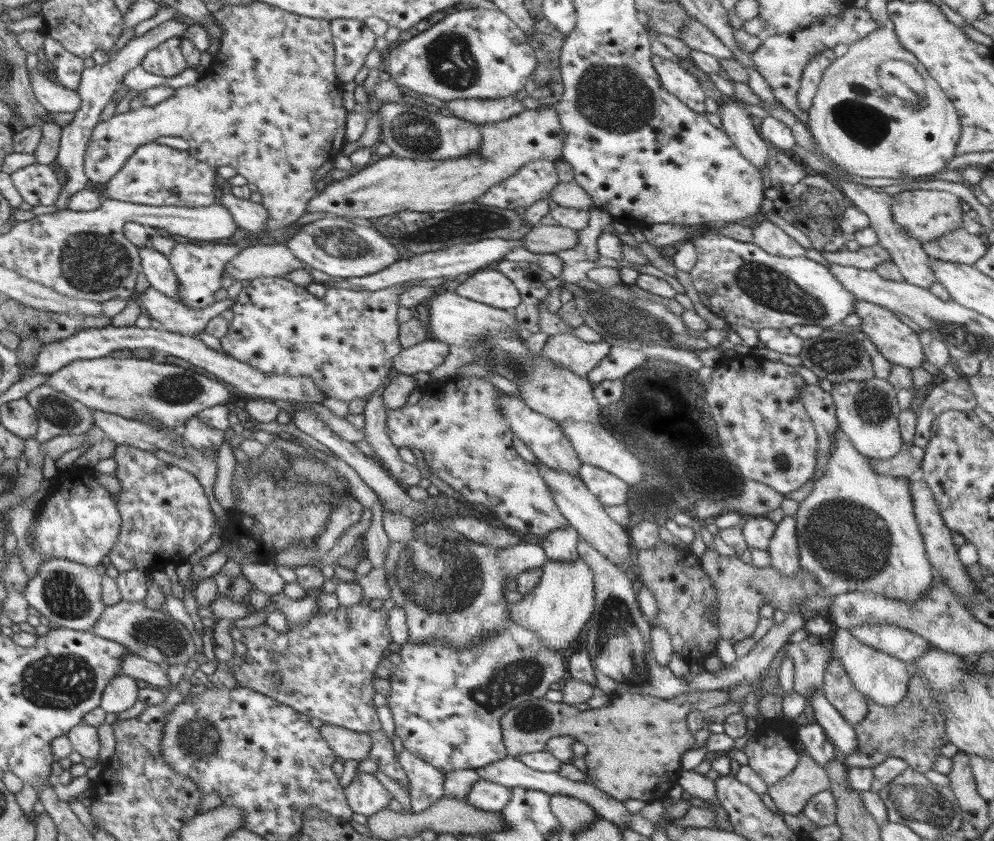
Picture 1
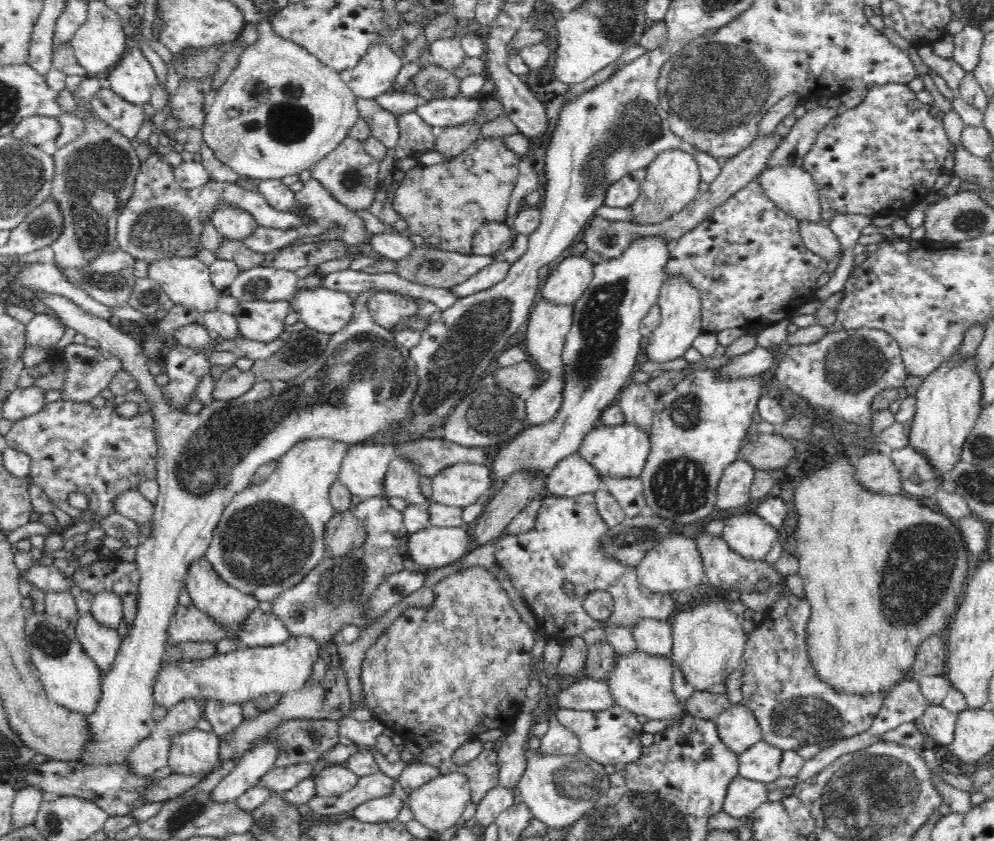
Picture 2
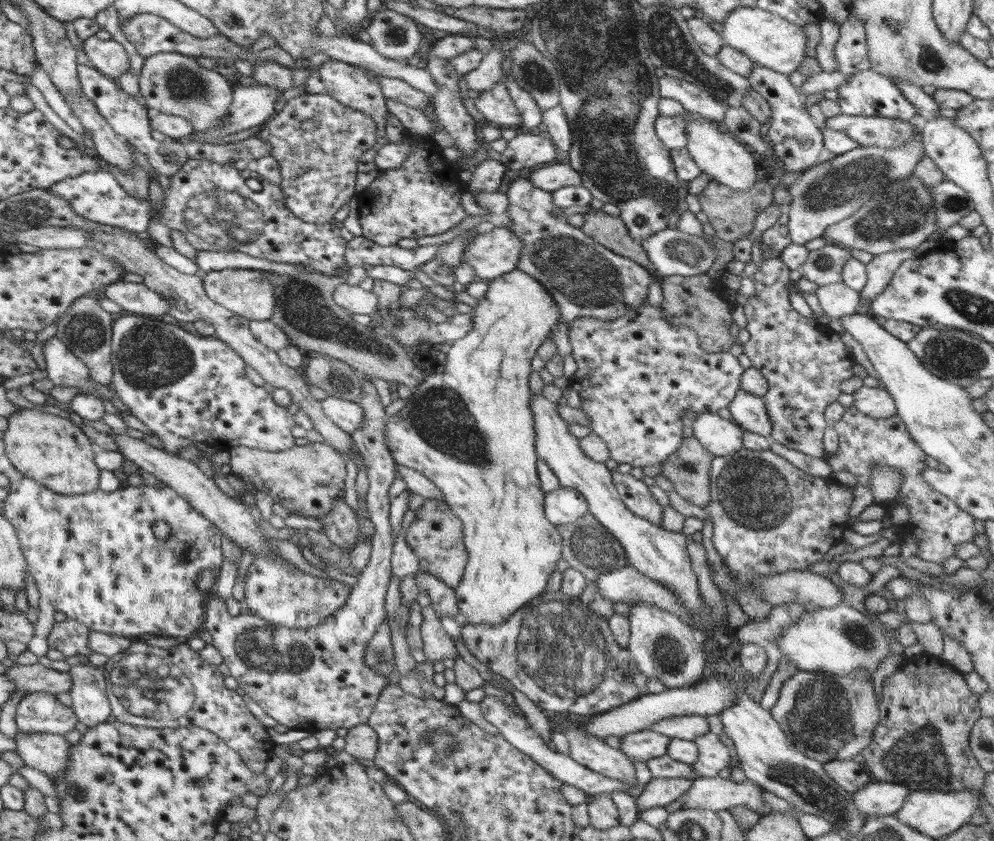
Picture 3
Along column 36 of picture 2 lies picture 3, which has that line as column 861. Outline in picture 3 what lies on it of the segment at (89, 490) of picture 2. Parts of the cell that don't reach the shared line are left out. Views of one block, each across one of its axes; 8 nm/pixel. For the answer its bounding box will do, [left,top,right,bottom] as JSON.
[828,405,978,565]

